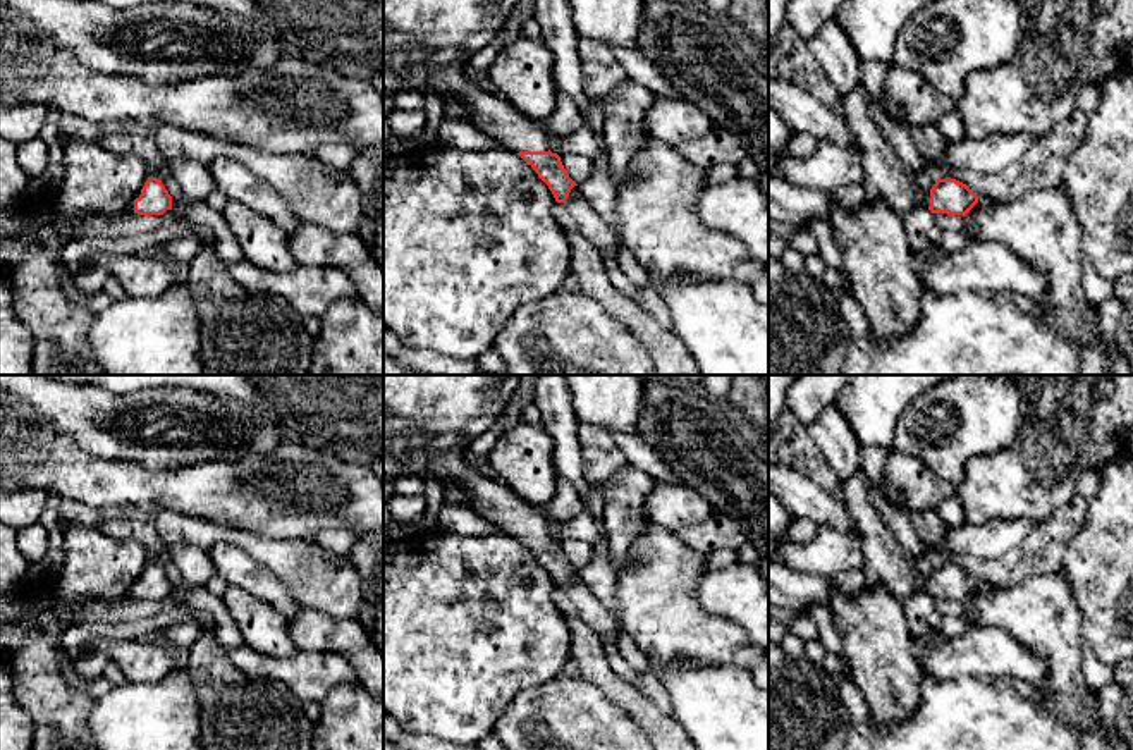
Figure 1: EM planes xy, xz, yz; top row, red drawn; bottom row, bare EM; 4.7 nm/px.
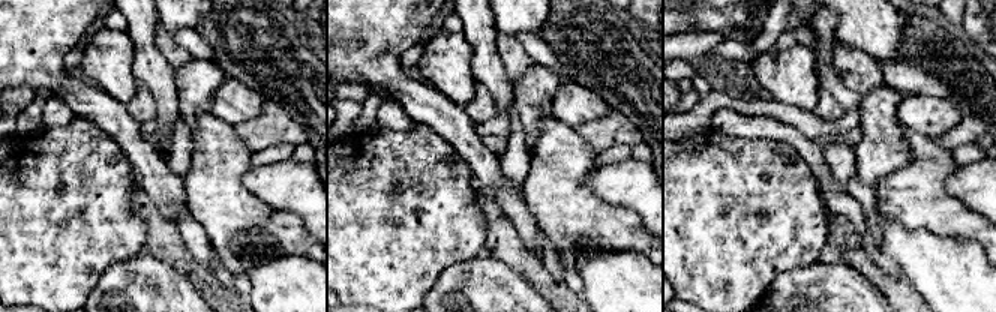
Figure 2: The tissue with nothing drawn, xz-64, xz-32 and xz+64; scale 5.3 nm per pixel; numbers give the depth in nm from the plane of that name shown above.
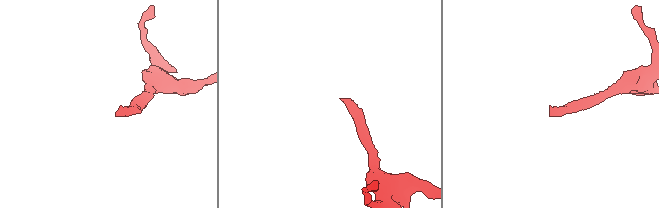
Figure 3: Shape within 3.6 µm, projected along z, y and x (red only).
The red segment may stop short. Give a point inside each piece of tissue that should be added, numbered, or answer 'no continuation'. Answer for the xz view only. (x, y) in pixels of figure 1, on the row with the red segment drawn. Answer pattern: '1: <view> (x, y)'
1: xz (470, 24)

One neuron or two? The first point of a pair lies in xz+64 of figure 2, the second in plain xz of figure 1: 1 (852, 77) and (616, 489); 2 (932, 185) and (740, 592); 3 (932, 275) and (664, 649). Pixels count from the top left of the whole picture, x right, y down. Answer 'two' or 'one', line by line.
1: two
2: two
3: two

